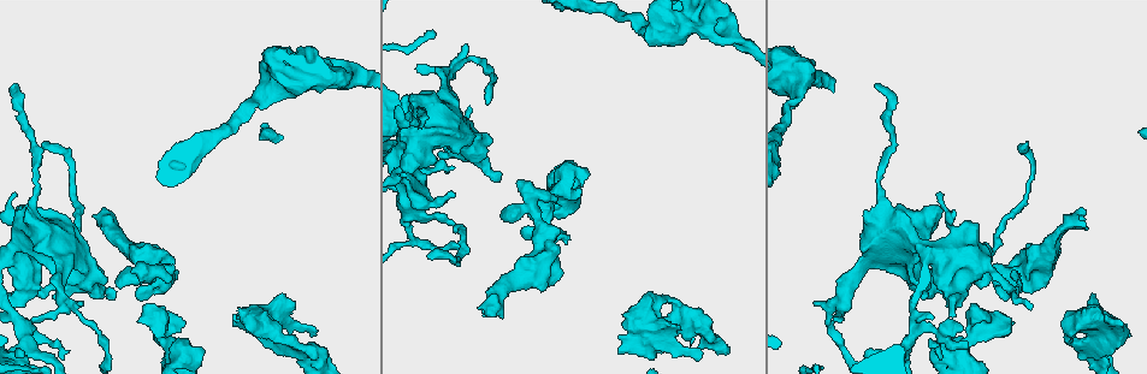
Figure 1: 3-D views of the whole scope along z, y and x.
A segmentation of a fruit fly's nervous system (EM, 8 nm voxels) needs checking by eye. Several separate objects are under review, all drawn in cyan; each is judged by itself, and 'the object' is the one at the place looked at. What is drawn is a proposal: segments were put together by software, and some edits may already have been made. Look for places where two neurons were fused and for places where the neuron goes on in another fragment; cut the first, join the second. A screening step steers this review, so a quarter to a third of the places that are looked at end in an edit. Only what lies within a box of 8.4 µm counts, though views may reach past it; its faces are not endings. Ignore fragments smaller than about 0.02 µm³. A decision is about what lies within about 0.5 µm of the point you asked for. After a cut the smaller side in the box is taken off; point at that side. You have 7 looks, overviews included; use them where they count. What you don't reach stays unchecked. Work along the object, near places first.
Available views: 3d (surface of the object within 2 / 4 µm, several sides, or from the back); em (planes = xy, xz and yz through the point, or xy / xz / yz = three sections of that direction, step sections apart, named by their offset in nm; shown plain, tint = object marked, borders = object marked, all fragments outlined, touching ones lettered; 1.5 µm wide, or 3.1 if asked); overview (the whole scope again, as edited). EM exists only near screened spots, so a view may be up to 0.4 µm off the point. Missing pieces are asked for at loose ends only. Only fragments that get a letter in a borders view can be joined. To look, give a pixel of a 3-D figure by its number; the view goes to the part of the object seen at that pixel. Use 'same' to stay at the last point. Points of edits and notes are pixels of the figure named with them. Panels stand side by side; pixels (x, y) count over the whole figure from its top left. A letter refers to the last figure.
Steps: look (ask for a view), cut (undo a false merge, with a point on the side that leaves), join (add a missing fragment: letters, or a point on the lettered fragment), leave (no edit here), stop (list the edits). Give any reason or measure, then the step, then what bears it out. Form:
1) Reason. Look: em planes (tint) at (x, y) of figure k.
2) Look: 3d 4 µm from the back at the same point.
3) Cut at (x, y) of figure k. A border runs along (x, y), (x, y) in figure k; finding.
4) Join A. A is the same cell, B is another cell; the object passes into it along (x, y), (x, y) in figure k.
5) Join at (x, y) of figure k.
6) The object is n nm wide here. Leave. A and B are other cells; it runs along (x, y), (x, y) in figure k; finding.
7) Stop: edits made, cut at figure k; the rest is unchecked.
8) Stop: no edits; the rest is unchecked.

Free end. Look: 3d 2 µm from the back at (21, 351) of figure 1.

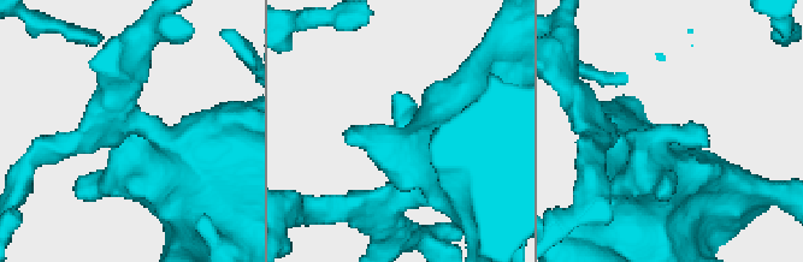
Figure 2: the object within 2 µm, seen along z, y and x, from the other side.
Now the EM. Look: em planes (borders) at (399, 98) of figure 2.

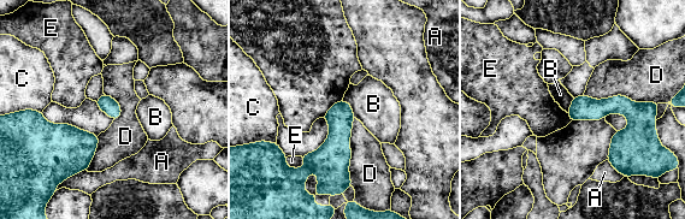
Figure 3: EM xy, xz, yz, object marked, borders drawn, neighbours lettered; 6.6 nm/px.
Leave. A, B, C, D and E are other cells; a border runs along (343, 100), (350, 106), (354, 117) in figure 3; none of them fits.

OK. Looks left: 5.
An open end. Look: 3d 2 µm at (283, 356) of figure 1.

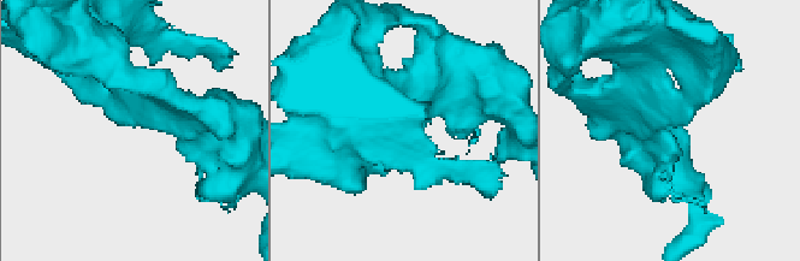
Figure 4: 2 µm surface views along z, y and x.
Look: em xz step 8 (borders) at (685, 125) of figure 4.

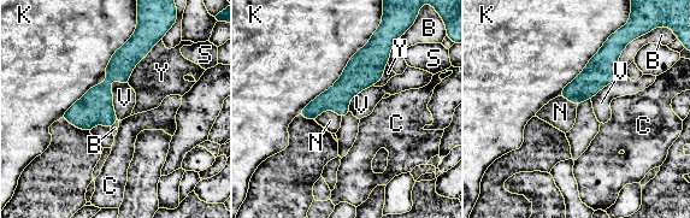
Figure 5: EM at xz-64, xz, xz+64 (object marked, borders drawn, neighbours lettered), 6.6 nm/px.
Look: em planes (borders) at the same point.

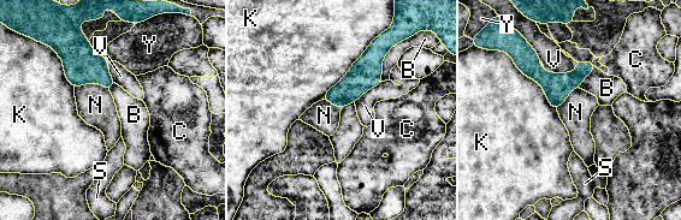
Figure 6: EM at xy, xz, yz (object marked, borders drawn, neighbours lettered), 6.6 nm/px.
Leave. B, C, K, N, S, V and Y are other cells; no lettered fragment goes on from it.

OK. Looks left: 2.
Stop: no edits; the rest is unchecked.

